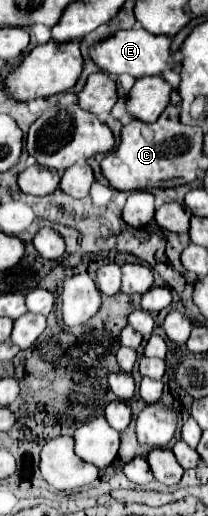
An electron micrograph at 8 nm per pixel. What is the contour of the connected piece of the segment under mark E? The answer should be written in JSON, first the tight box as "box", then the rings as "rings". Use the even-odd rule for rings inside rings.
{"box":[90,26,180,78],"rings":[[[136,26],[132,30],[120,30],[116,32],[114,36],[106,38],[104,42],[92,46],[90,54],[94,58],[94,62],[106,70],[108,74],[130,74],[134,78],[140,78],[140,76],[158,76],[166,70],[176,70],[180,64],[174,60],[172,56],[172,50],[170,50],[170,38],[168,36],[156,36],[156,34],[150,34],[148,30]]]}

